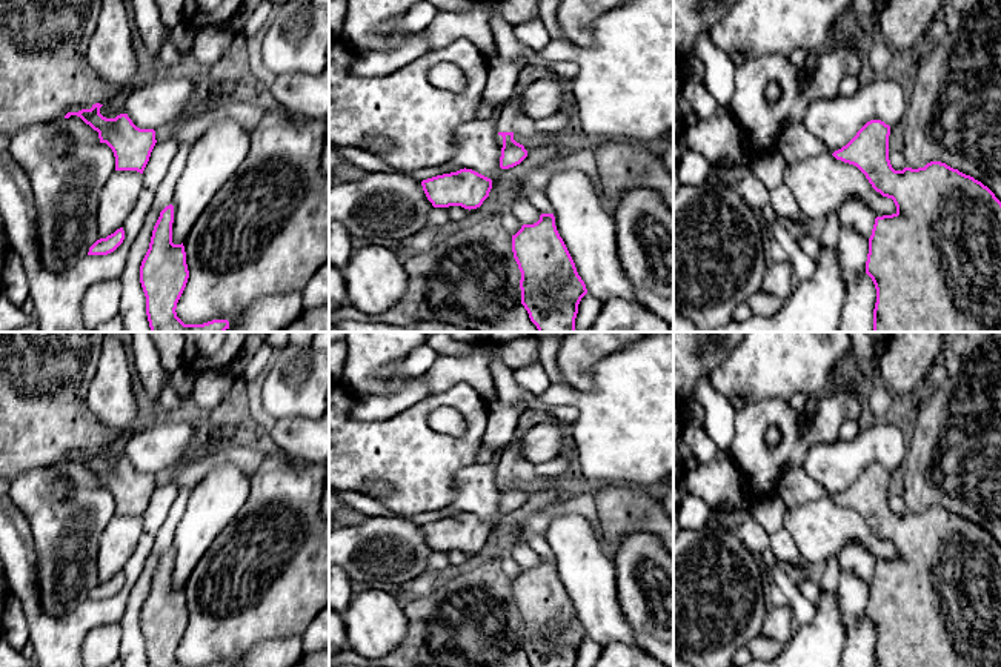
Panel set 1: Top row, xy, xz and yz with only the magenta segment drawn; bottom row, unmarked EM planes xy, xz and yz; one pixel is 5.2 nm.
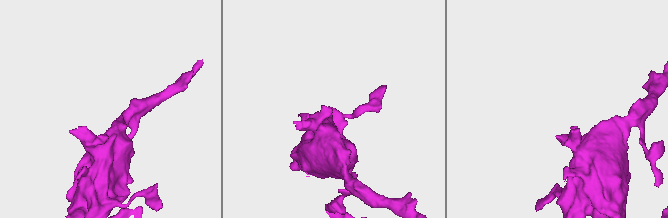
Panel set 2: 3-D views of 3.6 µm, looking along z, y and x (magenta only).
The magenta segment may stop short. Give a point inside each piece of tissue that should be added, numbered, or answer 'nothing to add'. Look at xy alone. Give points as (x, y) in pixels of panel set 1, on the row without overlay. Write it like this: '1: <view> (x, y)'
1: xy (45, 377)

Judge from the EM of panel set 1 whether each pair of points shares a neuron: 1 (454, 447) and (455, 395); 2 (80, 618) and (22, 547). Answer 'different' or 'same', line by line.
1: same
2: same

